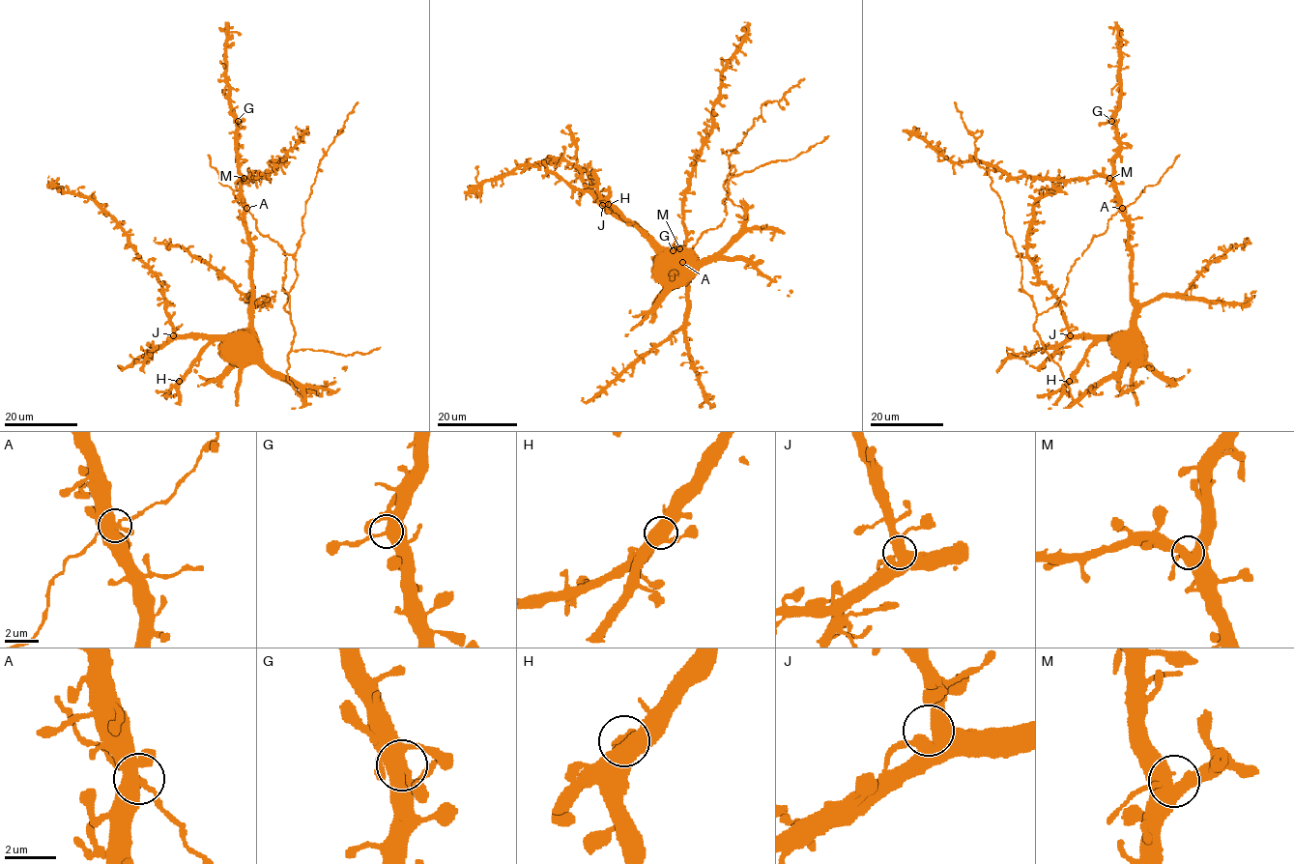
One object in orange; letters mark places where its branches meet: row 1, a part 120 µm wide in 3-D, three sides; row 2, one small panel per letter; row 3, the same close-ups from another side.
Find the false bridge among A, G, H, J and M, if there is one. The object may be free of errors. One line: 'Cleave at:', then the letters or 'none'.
Cleave at: none

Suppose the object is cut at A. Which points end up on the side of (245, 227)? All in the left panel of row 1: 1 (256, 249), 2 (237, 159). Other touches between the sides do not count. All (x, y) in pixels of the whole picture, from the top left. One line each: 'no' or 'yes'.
1: yes
2: yes

